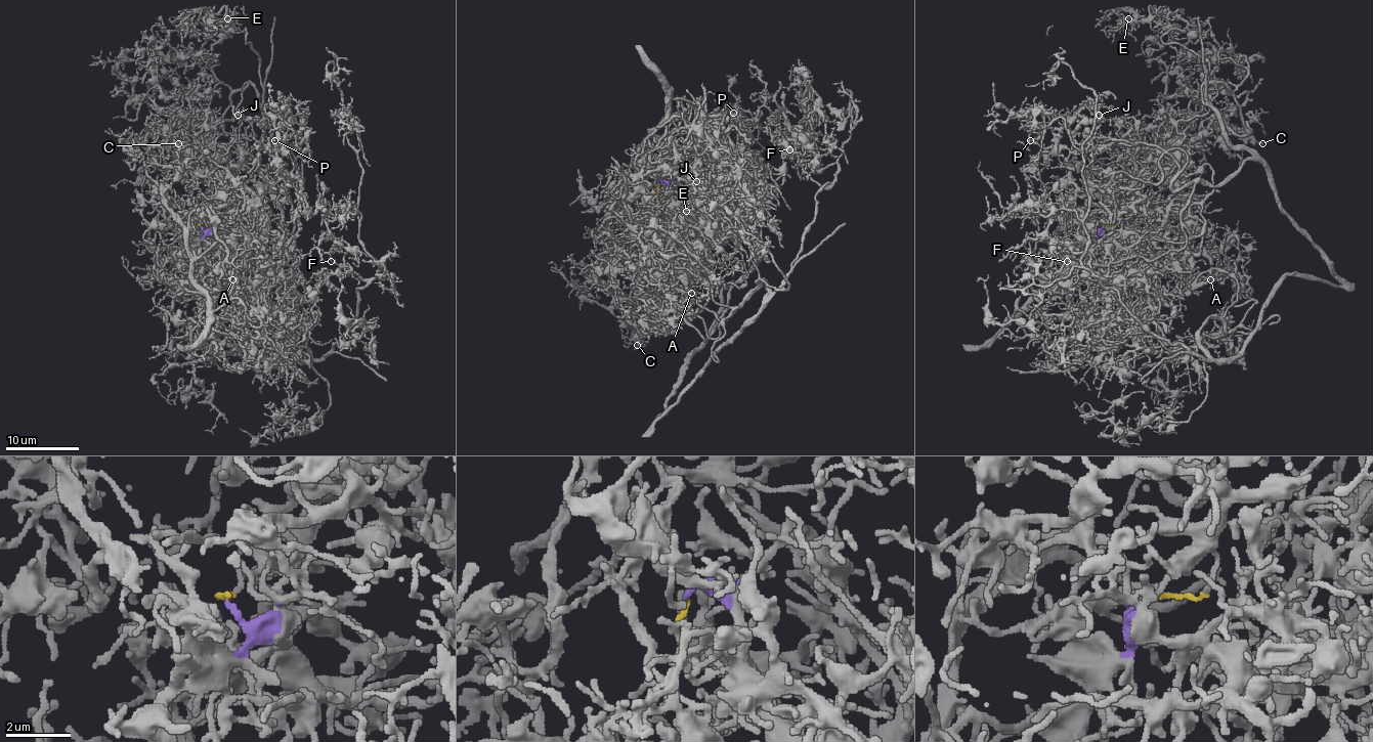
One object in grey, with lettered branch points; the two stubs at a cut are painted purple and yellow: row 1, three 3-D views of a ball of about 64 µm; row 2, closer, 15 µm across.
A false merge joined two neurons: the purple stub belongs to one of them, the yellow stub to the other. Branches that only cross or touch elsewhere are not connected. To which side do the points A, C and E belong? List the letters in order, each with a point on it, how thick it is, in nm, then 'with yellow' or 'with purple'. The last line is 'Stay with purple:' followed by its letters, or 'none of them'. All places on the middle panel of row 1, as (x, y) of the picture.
A: at (691, 293); 240 nm thick; with yellow
C: at (637, 345); 150 nm thick; with yellow
E: at (686, 211); 170 nm thick; with yellow
Stay with purple: none of them

